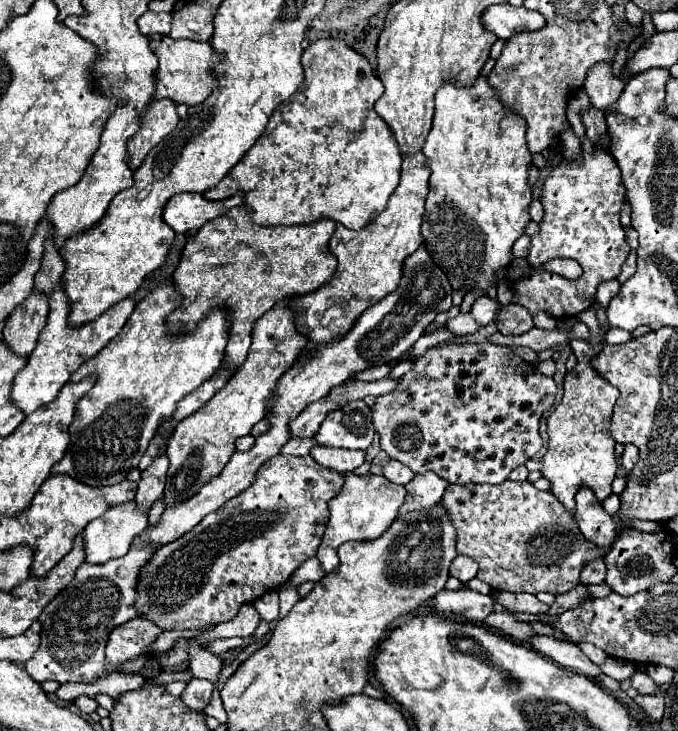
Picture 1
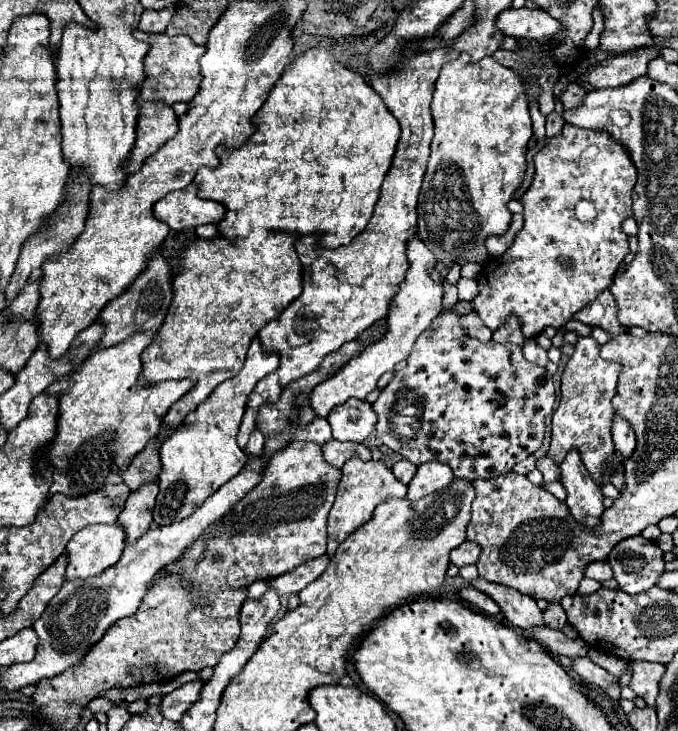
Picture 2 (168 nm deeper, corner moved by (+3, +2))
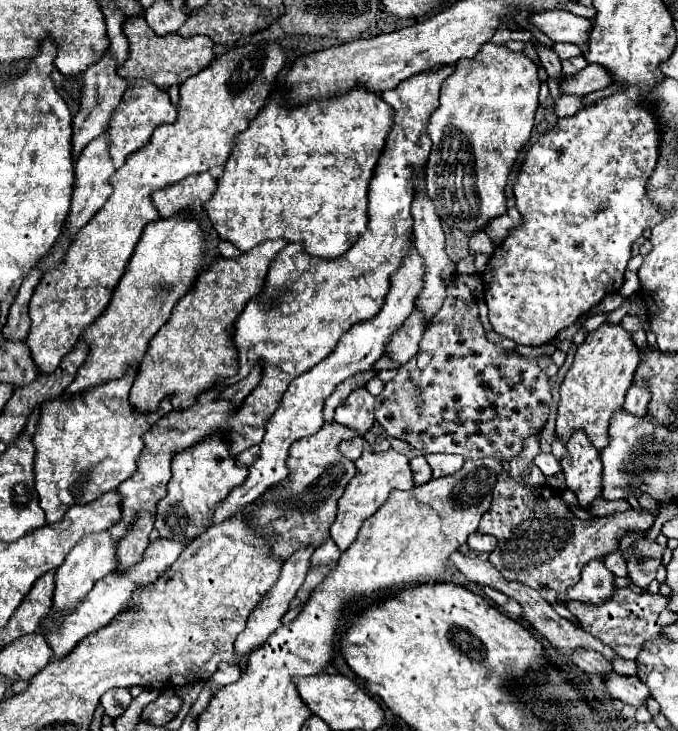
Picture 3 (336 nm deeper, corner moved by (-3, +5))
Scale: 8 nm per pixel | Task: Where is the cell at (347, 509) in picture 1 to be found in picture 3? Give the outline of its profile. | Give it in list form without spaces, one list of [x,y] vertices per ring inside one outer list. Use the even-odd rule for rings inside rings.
[[[387,450],[387,452],[365,452],[361,458],[355,462],[357,474],[349,480],[343,496],[339,498],[339,510],[337,518],[331,524],[331,538],[339,546],[339,550],[347,550],[353,540],[357,538],[359,528],[363,522],[373,516],[389,498],[391,490],[409,490],[413,488],[413,472],[409,466],[409,458],[403,456],[401,452]]]

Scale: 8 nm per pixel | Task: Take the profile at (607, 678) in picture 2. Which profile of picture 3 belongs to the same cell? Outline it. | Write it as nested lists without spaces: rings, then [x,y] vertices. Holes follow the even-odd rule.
[[[613,672],[609,674],[609,678],[605,678],[605,686],[613,698],[635,708],[647,706],[647,700],[651,698],[649,688],[637,676],[621,676]]]

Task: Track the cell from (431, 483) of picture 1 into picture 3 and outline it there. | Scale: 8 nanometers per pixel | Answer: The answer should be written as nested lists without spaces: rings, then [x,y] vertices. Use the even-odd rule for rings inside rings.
[[[427,454],[425,456],[431,470],[433,470],[433,478],[441,478],[441,476],[449,476],[455,474],[457,470],[461,470],[465,458],[461,456],[449,456],[449,454]]]

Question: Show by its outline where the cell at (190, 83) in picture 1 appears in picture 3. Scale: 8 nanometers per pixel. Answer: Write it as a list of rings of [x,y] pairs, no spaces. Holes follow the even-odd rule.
[[[143,16],[127,18],[123,22],[123,34],[129,40],[129,58],[117,68],[117,74],[121,74],[121,78],[145,78],[151,84],[159,86],[161,90],[183,84],[189,76],[205,70],[209,62],[215,58],[211,38],[205,38],[205,36],[183,38],[179,34],[157,36],[147,26]]]

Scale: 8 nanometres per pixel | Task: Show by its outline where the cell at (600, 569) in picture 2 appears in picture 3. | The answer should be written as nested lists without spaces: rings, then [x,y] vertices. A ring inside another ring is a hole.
[[[621,550],[605,556],[605,564],[607,564],[607,568],[609,568],[615,576],[627,576],[627,562],[625,562]]]

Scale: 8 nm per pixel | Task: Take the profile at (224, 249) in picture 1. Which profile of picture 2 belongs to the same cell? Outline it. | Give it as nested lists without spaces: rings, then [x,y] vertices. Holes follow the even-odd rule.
[[[269,231],[259,245],[257,243],[237,245],[225,239],[223,235],[217,235],[215,239],[197,237],[189,247],[185,247],[179,253],[181,267],[173,275],[173,301],[153,343],[141,355],[143,373],[139,376],[139,385],[149,385],[165,379],[185,379],[185,377],[195,379],[197,385],[169,409],[167,417],[163,419],[161,433],[179,427],[185,415],[193,411],[201,401],[205,401],[219,383],[235,377],[243,367],[251,339],[259,333],[259,329],[267,321],[279,317],[279,313],[295,297],[299,297],[303,289],[303,281],[299,281],[299,277],[303,277],[303,267],[299,265],[299,255],[295,253],[295,241],[297,235],[287,231]]]

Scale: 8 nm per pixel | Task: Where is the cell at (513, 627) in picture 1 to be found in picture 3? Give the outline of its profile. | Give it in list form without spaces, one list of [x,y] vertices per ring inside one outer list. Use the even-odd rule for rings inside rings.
[[[575,650],[571,654],[571,660],[589,676],[599,676],[605,678],[613,672],[613,666],[607,658],[603,658],[601,654],[593,652],[593,650]]]

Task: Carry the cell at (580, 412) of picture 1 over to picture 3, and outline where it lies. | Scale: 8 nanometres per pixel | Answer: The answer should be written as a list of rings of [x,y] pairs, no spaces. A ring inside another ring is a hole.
[[[601,324],[589,332],[585,342],[575,352],[575,362],[569,368],[561,384],[561,400],[557,408],[557,436],[567,442],[575,430],[585,430],[589,440],[600,452],[609,444],[609,418],[623,406],[625,392],[633,384],[635,368],[639,366],[639,350],[633,342],[631,332],[621,324]]]

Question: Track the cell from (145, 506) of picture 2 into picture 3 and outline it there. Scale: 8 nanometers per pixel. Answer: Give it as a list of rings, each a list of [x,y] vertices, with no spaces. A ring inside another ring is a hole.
[[[149,512],[137,514],[137,524],[133,526],[133,530],[127,532],[127,536],[117,546],[117,570],[129,570],[129,566],[141,562],[141,554],[149,544],[149,532],[153,530],[153,522],[155,522],[153,514]]]

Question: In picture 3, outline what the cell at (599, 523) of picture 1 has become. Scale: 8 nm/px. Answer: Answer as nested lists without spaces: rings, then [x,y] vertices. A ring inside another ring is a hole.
[[[583,430],[573,432],[565,444],[567,452],[561,458],[567,488],[577,494],[577,500],[587,508],[595,498],[601,498],[601,460],[597,448],[589,442]]]

